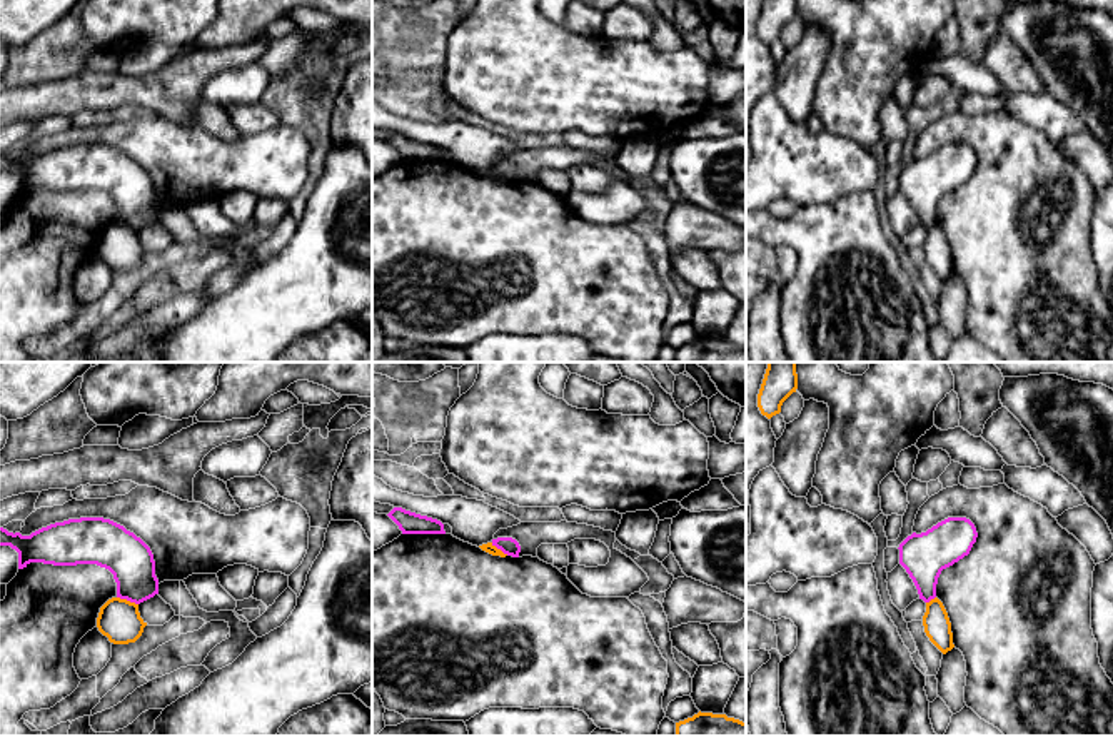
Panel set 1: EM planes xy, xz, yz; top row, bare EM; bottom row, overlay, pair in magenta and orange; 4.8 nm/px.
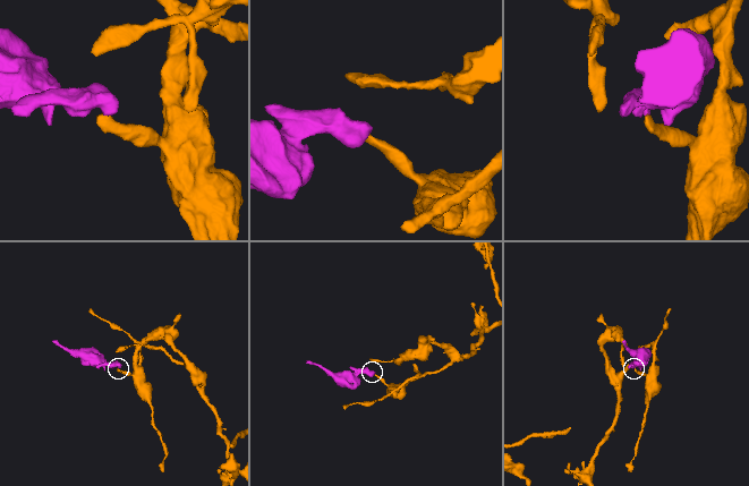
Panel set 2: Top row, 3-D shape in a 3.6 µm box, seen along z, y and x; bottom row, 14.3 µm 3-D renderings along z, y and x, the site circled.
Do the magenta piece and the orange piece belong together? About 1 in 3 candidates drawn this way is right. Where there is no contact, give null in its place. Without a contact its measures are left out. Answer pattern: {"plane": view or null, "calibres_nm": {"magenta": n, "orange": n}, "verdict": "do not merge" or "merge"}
{"plane": "xy", "calibres_nm": {"magenta": 220, "orange": 200}, "verdict": "do not merge"}

